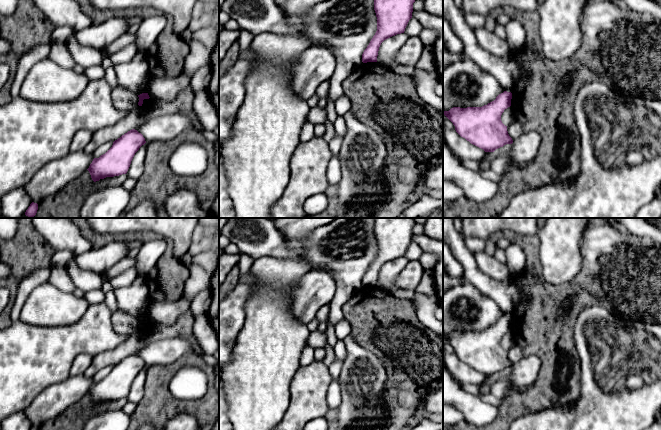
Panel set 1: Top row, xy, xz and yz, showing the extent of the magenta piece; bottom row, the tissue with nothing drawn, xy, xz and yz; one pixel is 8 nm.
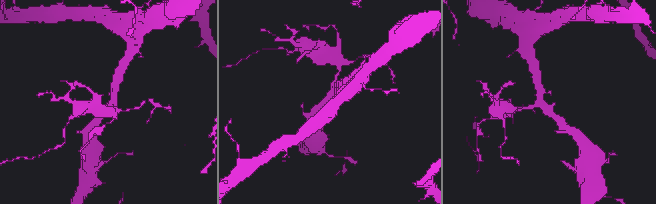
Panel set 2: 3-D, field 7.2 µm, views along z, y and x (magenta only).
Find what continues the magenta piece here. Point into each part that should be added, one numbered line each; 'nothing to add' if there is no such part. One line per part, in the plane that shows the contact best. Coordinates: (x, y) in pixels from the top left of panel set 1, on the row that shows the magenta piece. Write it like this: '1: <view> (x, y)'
nothing to add

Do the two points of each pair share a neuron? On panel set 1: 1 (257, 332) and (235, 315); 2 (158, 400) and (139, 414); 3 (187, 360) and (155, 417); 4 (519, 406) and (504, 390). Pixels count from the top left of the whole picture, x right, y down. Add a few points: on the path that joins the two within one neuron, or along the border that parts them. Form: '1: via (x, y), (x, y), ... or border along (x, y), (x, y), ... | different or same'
1: border along (247, 299), (244, 325), (237, 336), (236, 344) | different
2: via (153, 405), (144, 413) | same
3: via (171, 370), (157, 384), (157, 401) | same
4: border along (530, 385), (522, 392), (512, 387), (500, 399) | different

